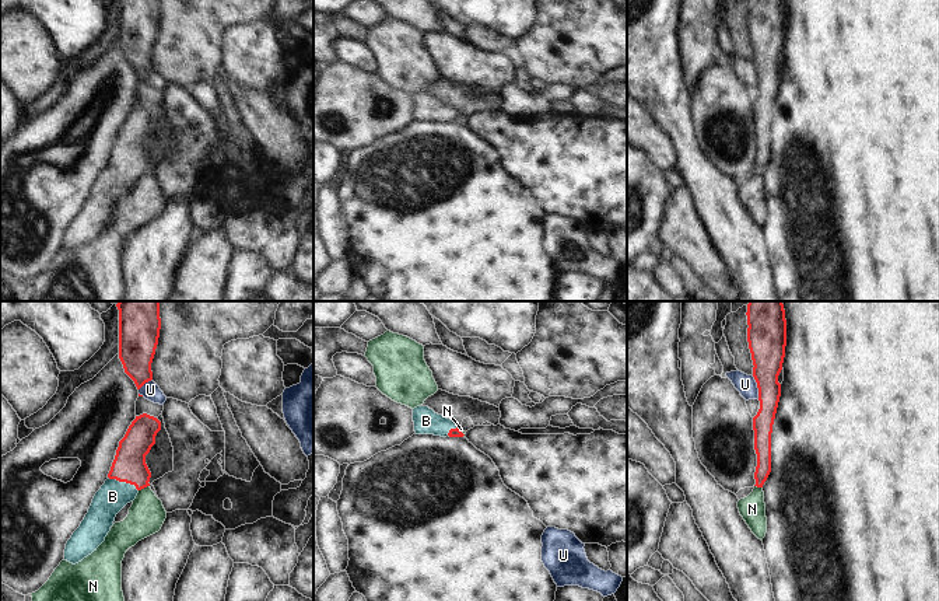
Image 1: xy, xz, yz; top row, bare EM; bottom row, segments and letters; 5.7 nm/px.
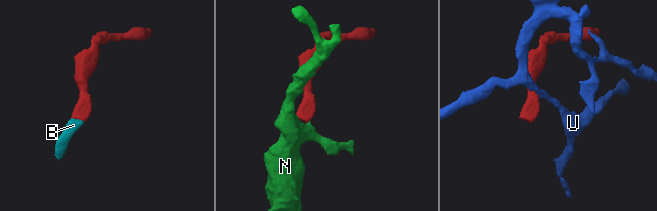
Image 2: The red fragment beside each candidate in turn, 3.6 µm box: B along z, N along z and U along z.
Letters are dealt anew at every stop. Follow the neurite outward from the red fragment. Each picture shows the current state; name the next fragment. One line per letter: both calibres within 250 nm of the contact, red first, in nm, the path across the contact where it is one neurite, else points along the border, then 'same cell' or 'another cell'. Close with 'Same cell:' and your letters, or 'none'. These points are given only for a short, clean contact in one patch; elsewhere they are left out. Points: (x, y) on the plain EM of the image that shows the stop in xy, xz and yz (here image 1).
B: 190 nm thick on the red side, 170 nm on the other; runs through xy (129, 152), (129, 160), (123, 167), (112, 182); same cell
N: 190 nm thick on the red side, 200 nm on the other; border along xy (149, 171), (139, 177); another cell
U: 200 nm thick on the red side, 110 nm on the other; border along yz (752, 62), (759, 84); another cell
Same cell: B

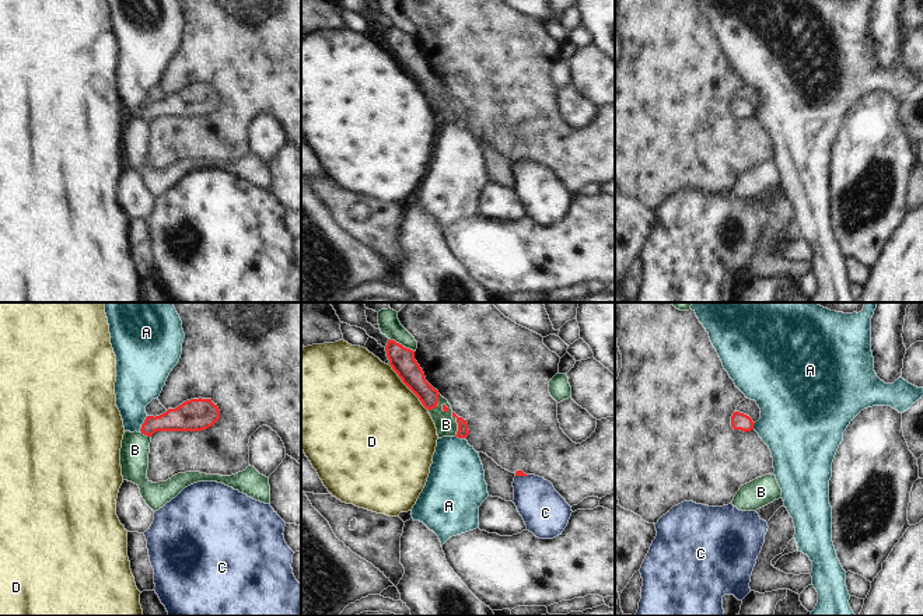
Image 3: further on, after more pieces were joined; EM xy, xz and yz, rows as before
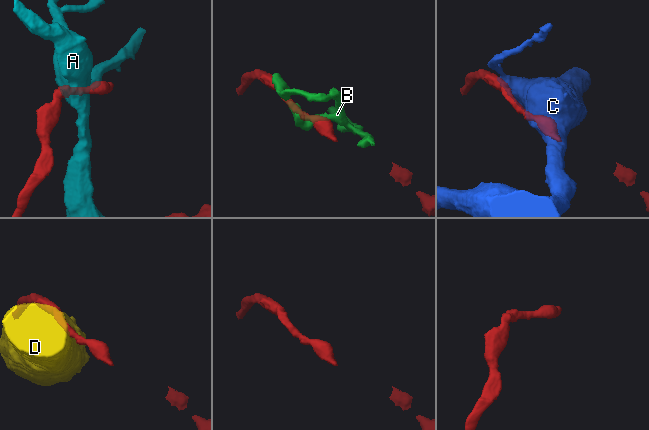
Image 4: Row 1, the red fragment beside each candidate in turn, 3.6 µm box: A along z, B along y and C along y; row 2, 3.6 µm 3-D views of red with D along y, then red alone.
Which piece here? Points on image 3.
A: 150 nm thick on the red side, 260 nm on the other; another cell
B: 70 nm thick on the red side, 120 nm on the other; another cell
C: 30 nm thick on the red side, 260 nm on the other; border along xz (528, 161), (516, 163); another cell
D: 140 nm thick on the red side, 500 nm on the other; another cell
Same cell: none

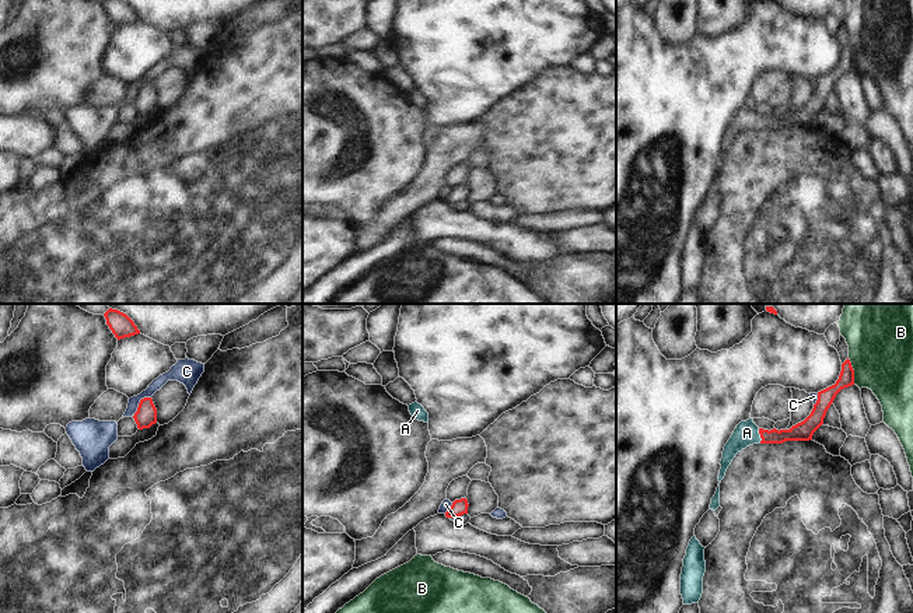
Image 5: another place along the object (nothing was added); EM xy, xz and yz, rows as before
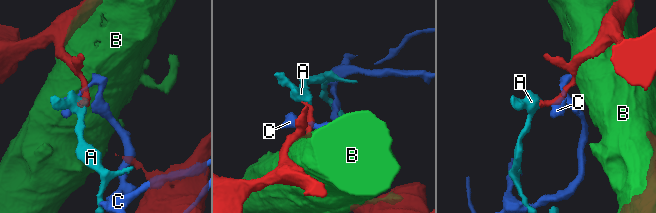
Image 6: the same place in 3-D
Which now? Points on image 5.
A: 110 nm thick on the red side, 140 nm on the other; runs through yz (803, 118), (783, 122), (761, 122), (747, 119); same cell
B: 100 nm thick on the red side, 360 nm on the other; another cell
C: 120 nm thick on the red side, 70 nm on the other; border along xy (150, 83), (144, 83), (140, 87), (133, 102); another cell
Same cell: A

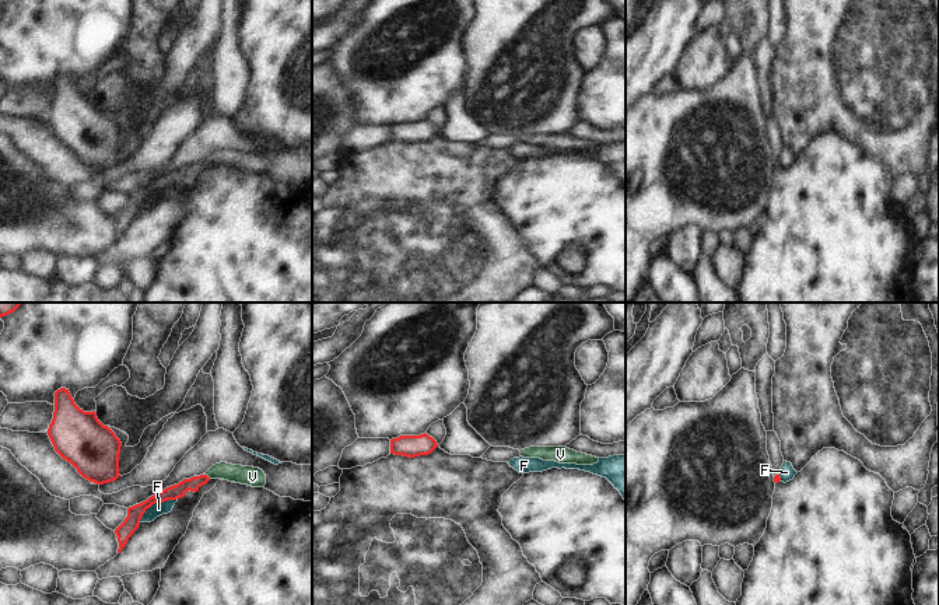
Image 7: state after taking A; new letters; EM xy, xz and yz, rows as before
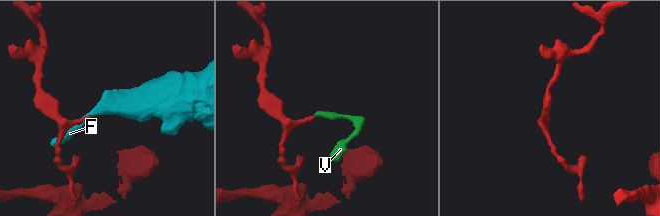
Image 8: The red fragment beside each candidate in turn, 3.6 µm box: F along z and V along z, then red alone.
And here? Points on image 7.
F: 90 nm thick on the red side, 80 nm on the other; another cell
V: 80 nm thick on the red side, 110 nm on the other; runs through xy (178, 177), (207, 163), (245, 161); same cell
Same cell: V

